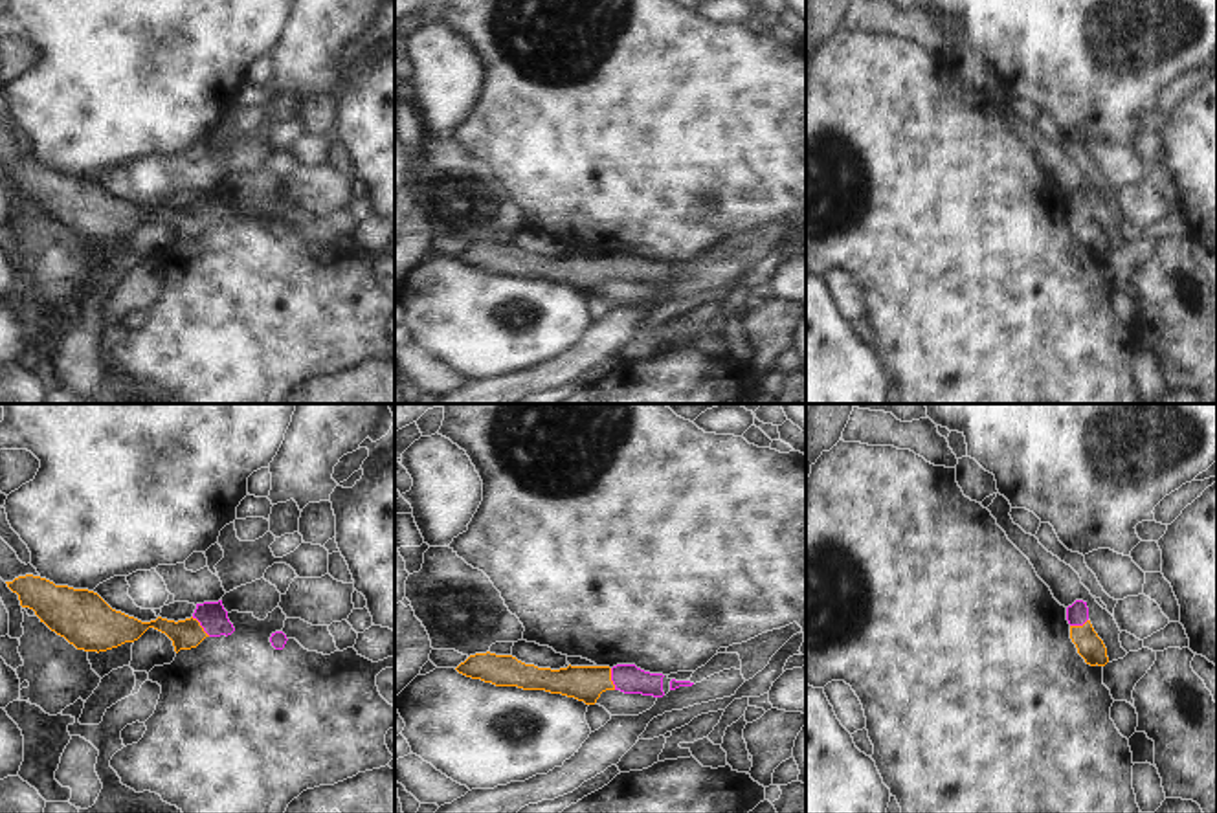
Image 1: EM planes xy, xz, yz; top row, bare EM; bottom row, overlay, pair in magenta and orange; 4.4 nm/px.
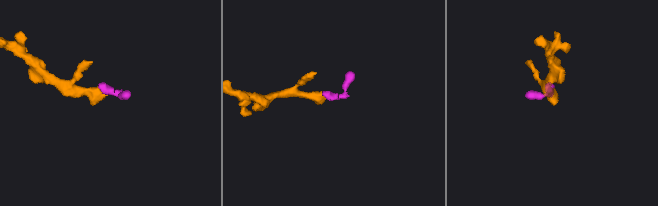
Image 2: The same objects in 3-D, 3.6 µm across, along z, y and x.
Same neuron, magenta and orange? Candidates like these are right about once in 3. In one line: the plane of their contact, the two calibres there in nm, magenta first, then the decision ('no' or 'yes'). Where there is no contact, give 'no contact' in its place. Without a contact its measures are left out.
xy | 130/130 nm | yes

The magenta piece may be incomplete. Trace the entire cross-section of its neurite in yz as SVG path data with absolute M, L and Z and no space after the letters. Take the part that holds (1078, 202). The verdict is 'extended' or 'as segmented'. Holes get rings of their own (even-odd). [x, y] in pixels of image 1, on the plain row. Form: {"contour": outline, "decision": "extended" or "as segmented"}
{"contour": "M1076 189L1068 195L1066 209L1070 213L1070 228L1085 251L1090 255L1105 255L1109 251L1107 237L1089 209L1087 191Z", "decision": "extended"}

